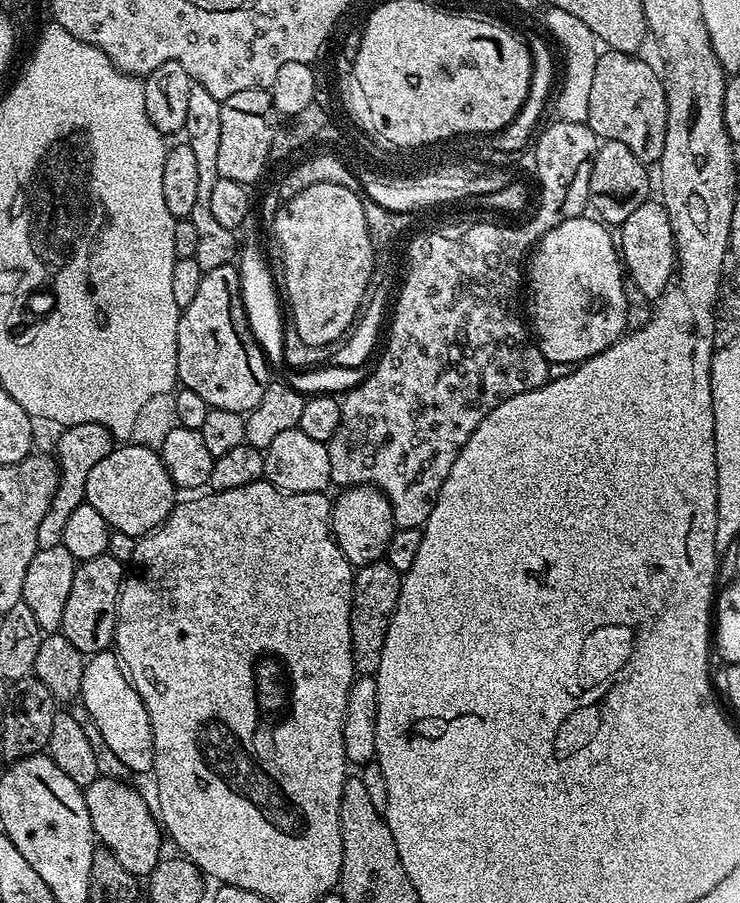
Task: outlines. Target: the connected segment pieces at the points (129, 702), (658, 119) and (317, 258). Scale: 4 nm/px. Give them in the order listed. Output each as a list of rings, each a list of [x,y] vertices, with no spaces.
[[[111,651],[95,653],[84,665],[84,677],[80,687],[79,699],[84,700],[84,708],[88,711],[90,719],[96,723],[104,744],[129,768],[132,772],[144,772],[153,767],[154,753],[152,750],[152,727],[146,706],[140,695],[136,693],[136,687],[132,685],[131,679],[122,667],[119,659]]]
[[[615,50],[599,53],[586,122],[601,141],[622,142],[647,166],[659,161],[666,146],[668,94],[661,73],[659,76],[652,68],[640,68],[636,59],[635,55]]]
[[[323,183],[311,185],[309,188],[302,190],[296,197],[283,201],[279,205],[281,208],[280,213],[276,216],[276,240],[280,243],[281,254],[284,255],[284,284],[288,287],[288,300],[292,303],[290,318],[297,324],[297,332],[302,336],[302,340],[308,344],[326,344],[343,337],[353,327],[354,321],[358,316],[356,307],[359,306],[360,308],[365,303],[366,297],[370,292],[370,285],[373,283],[374,249],[372,247],[372,238],[371,234],[368,233],[368,223],[364,213],[364,200],[361,197],[356,197],[356,194],[353,189],[346,186]]]

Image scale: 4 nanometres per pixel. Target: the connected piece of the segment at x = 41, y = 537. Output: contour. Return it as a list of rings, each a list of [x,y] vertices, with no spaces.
[[[74,424],[63,429],[60,441],[56,444],[55,459],[60,469],[60,485],[56,487],[56,496],[52,504],[46,510],[42,522],[38,526],[37,548],[49,548],[64,543],[64,531],[66,530],[66,518],[74,514],[79,504],[85,503],[86,478],[90,470],[102,458],[112,453],[114,437],[106,426],[101,424]]]

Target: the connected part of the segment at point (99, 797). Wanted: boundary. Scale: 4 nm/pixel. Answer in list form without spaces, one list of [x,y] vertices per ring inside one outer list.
[[[107,774],[101,775],[92,785],[83,789],[84,801],[92,819],[95,839],[103,847],[109,848],[137,878],[144,878],[160,863],[160,836],[162,828],[157,817],[148,809],[148,804],[128,784],[120,780],[111,780]]]

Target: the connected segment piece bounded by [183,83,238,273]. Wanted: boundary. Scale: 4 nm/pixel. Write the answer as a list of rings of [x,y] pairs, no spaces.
[[[193,83],[190,99],[186,101],[186,122],[183,135],[186,137],[190,150],[194,150],[194,158],[197,159],[198,199],[194,202],[194,210],[190,218],[194,222],[194,230],[198,230],[196,261],[200,269],[206,273],[215,270],[218,266],[233,263],[238,246],[236,248],[237,233],[222,226],[214,218],[213,211],[210,210],[211,190],[214,189],[216,180],[220,178],[218,174],[218,141],[222,135],[222,110],[220,101],[214,98],[214,94],[210,94],[210,90],[206,90],[198,83]]]

